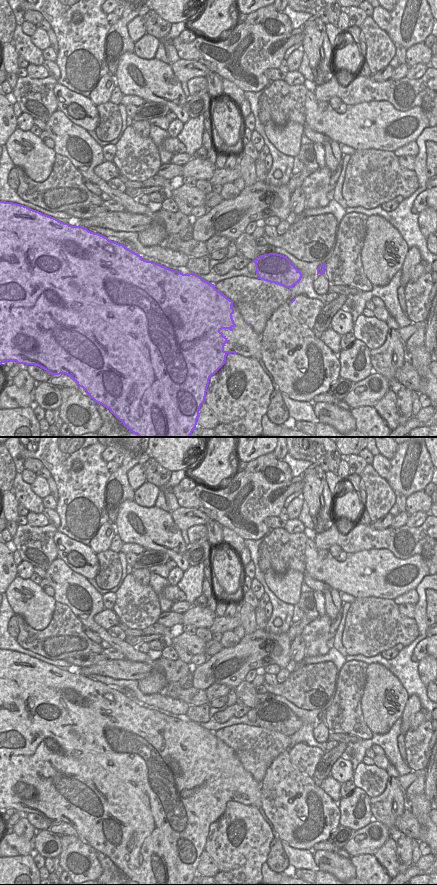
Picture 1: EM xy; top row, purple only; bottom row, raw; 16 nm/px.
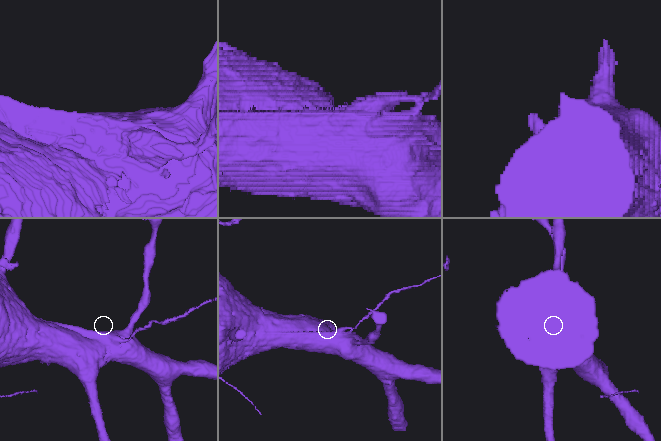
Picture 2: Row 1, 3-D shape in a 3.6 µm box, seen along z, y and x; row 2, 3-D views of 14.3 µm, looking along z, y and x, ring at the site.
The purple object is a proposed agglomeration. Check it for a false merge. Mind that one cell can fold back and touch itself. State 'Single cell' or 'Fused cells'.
Fused cells.

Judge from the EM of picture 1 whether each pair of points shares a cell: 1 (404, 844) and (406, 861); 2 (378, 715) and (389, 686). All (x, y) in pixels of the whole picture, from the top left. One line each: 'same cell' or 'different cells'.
1: same cell
2: same cell

